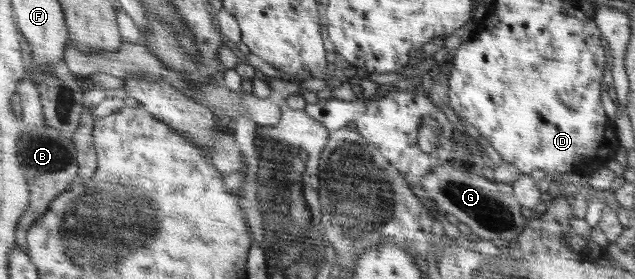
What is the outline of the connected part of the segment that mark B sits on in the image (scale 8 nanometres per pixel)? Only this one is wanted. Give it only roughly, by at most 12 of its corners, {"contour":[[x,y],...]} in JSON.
{"contour":[[47,125],[23,130],[19,167],[30,203],[16,227],[16,245],[52,201],[77,182],[72,138]]}

